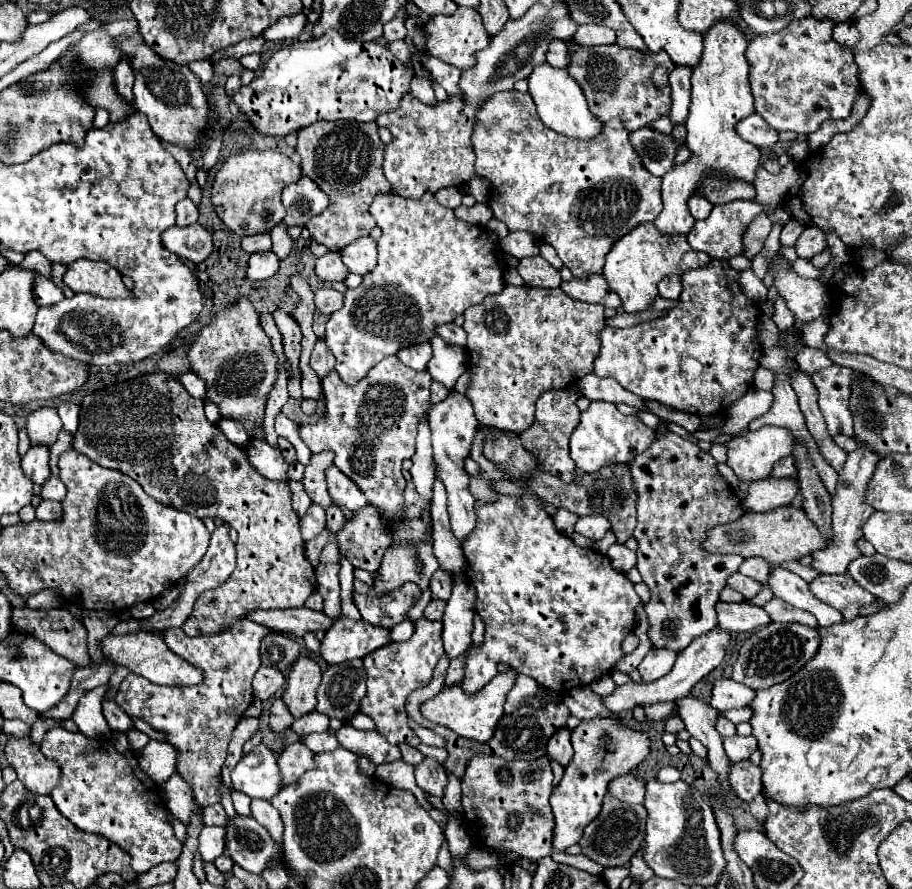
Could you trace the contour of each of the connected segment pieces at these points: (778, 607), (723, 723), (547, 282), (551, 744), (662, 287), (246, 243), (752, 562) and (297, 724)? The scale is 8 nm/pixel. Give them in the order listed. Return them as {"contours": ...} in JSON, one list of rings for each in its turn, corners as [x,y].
{"contours":[[[[772,598],[762,608],[768,612],[768,616],[774,622],[798,622],[798,624],[804,624],[804,626],[810,626],[810,628],[818,628],[818,622],[816,622],[816,618],[810,612],[792,608],[780,598]]],[[[722,714],[718,716],[718,722],[716,722],[716,730],[720,732],[722,738],[728,738],[736,734],[736,726],[734,726],[730,720],[724,720],[724,716],[722,716]]],[[[542,256],[522,258],[516,270],[524,278],[524,282],[534,288],[558,288],[562,282],[560,272],[552,268],[550,262],[546,262]]],[[[566,726],[560,728],[560,730],[556,730],[552,734],[552,738],[548,740],[546,750],[548,750],[548,756],[552,756],[554,760],[558,760],[562,766],[566,766],[568,760],[572,758],[572,754],[574,754],[574,750],[570,746],[570,730]]],[[[666,276],[664,280],[658,282],[658,292],[660,292],[662,298],[678,300],[678,296],[680,296],[680,292],[682,292],[680,278],[678,278],[678,276]]],[[[264,232],[260,236],[244,236],[242,238],[242,248],[248,254],[254,252],[268,252],[272,248],[272,240],[270,240],[270,232]]],[[[746,558],[742,562],[742,566],[738,568],[738,572],[742,572],[744,576],[750,576],[762,584],[766,584],[768,580],[768,572],[772,572],[772,566],[768,564],[768,560],[760,560],[760,558]]],[[[308,712],[304,714],[300,720],[292,722],[292,730],[298,736],[306,736],[310,732],[326,732],[328,730],[328,716],[320,714],[320,712]]]]}

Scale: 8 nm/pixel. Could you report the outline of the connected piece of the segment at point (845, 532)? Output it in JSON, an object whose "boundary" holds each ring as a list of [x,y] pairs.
{"boundary":[[[858,446],[854,452],[848,454],[848,460],[846,460],[842,472],[838,474],[836,496],[832,498],[832,508],[834,508],[834,514],[832,514],[832,532],[834,532],[832,544],[826,546],[824,550],[812,552],[812,564],[810,564],[810,566],[812,566],[814,570],[818,570],[820,574],[844,574],[848,562],[860,556],[860,550],[858,550],[856,542],[864,536],[864,534],[862,534],[864,520],[868,520],[868,516],[874,512],[874,510],[864,502],[864,488],[866,488],[866,484],[870,482],[872,472],[874,472],[878,460],[880,460],[880,456],[874,454],[874,452],[870,452],[870,450],[864,448],[864,446]]]}

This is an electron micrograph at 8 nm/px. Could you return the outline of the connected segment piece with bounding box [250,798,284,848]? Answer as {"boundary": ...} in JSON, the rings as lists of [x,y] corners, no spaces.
{"boundary":[[[254,798],[250,804],[250,810],[252,810],[252,818],[256,822],[260,822],[270,832],[270,836],[276,838],[276,844],[282,848],[284,828],[282,828],[282,820],[280,820],[280,814],[276,812],[276,808],[268,800]]]}

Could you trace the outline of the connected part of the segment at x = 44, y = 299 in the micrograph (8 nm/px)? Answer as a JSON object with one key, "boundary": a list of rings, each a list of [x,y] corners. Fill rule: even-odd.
{"boundary":[[[40,274],[36,276],[34,294],[36,294],[36,304],[38,306],[52,306],[52,304],[56,304],[56,302],[60,302],[65,298],[62,290],[52,280],[48,280]]]}

